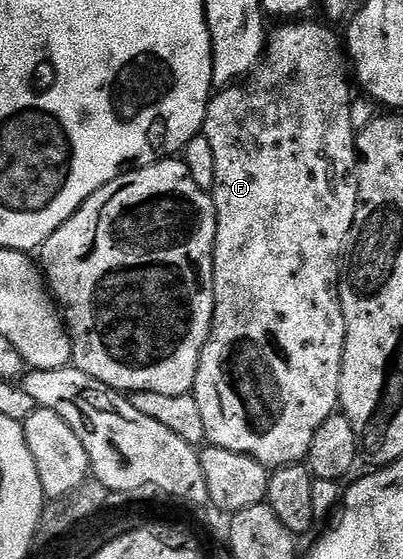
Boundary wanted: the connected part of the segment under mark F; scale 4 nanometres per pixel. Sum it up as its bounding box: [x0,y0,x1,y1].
[191,21,357,469]

